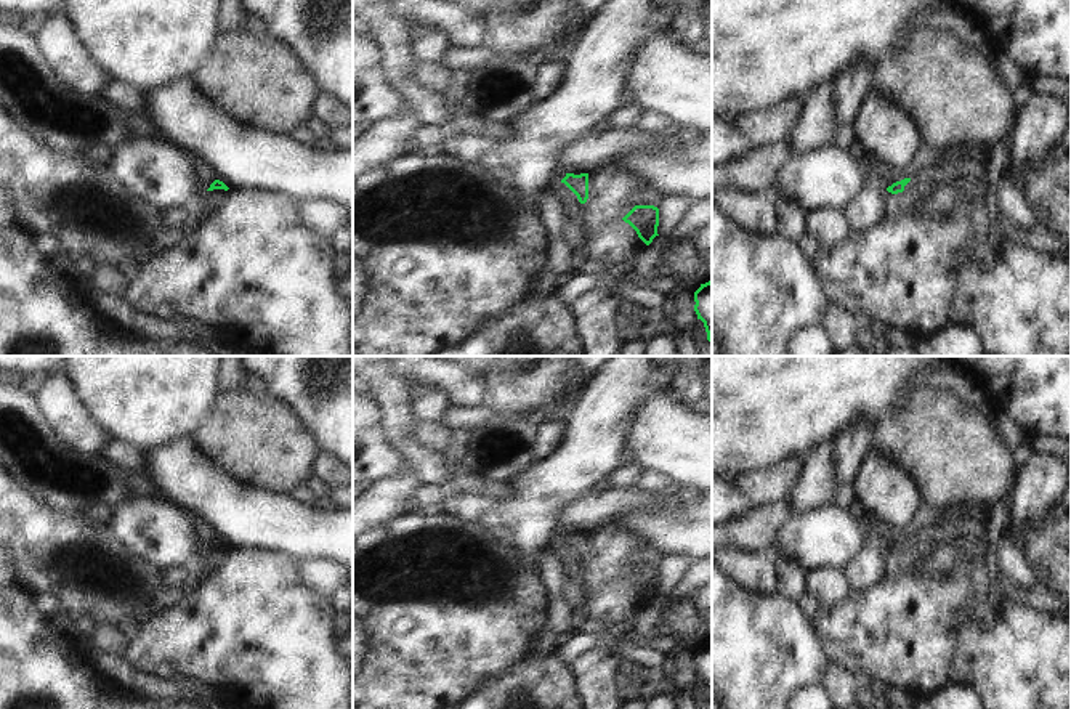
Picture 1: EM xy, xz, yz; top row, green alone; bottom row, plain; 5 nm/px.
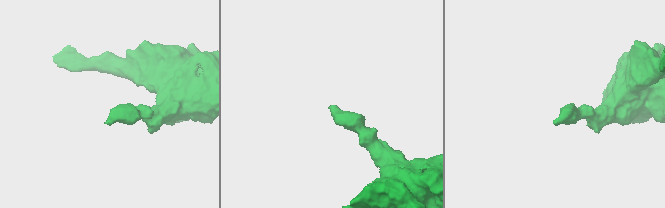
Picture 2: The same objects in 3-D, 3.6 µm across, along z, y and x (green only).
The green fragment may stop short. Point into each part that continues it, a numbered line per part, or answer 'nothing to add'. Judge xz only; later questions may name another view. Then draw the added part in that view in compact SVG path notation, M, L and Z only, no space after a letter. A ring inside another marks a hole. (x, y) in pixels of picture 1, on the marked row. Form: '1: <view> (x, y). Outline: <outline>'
nothing to add

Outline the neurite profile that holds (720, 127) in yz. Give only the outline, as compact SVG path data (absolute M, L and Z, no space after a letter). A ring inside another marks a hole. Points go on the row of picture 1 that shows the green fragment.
M712 115L712 168L728 160L739 160L754 149L752 140L736 128L731 119Z

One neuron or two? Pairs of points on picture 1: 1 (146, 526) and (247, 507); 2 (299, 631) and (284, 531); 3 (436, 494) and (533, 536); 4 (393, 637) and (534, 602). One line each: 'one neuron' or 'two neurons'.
1: two neurons
2: two neurons
3: two neurons
4: one neuron

